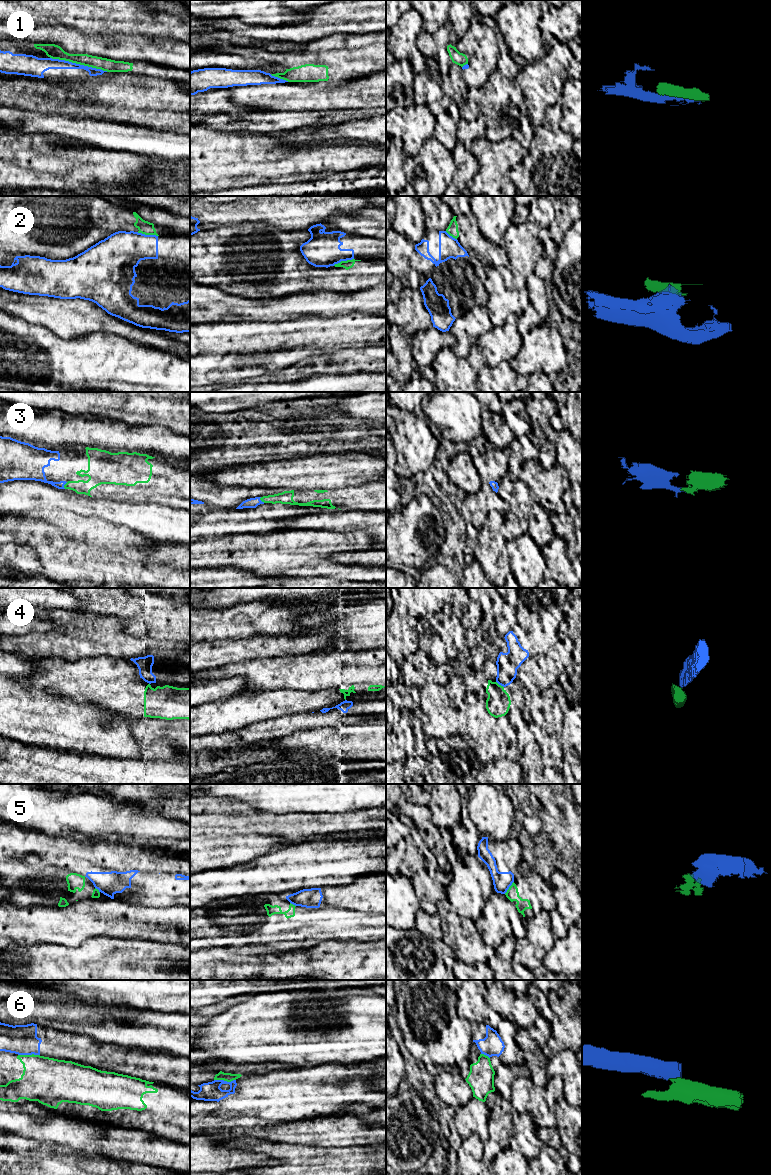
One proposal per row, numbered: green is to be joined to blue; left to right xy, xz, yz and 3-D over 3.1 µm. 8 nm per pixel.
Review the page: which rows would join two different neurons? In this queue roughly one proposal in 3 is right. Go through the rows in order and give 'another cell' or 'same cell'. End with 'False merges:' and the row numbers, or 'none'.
1: another cell
2: another cell
3: same cell
4: another cell
5: another cell
6: another cell
False merges: 1, 2, 4, 5, 6

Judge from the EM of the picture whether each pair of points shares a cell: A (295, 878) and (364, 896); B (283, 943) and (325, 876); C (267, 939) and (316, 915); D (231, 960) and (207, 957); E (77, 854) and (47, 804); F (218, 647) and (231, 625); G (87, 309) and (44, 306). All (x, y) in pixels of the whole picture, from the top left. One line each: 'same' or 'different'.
A: different
B: different
C: same
D: same
E: different
F: different
G: same

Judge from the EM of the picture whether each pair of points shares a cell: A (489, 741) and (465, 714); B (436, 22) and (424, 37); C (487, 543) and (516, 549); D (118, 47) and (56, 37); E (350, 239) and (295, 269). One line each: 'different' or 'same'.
A: same
B: different
C: different
D: same
E: different

